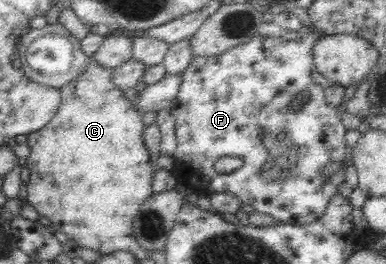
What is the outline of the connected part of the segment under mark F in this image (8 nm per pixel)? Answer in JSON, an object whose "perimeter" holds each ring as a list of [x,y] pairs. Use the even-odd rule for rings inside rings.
{"perimeter":[[[312,30],[305,37],[298,37],[296,40],[286,42],[281,37],[270,38],[263,36],[253,36],[249,42],[239,44],[231,50],[211,57],[194,57],[189,67],[181,73],[181,85],[177,97],[168,107],[171,109],[171,115],[175,119],[174,132],[176,134],[177,146],[174,151],[174,168],[171,171],[177,180],[182,181],[189,191],[195,191],[197,194],[209,196],[211,193],[228,192],[235,195],[242,203],[249,204],[255,210],[271,216],[274,220],[281,223],[295,223],[306,225],[310,222],[321,219],[324,210],[331,206],[331,197],[338,193],[338,187],[345,182],[344,170],[336,174],[331,174],[329,178],[324,176],[323,168],[331,162],[345,162],[345,125],[339,117],[336,107],[332,107],[326,102],[324,89],[316,84],[311,78],[311,71],[315,69],[313,63],[313,48],[323,36],[322,32]],[[300,92],[309,94],[309,102],[301,110],[293,110],[291,104]]]}

